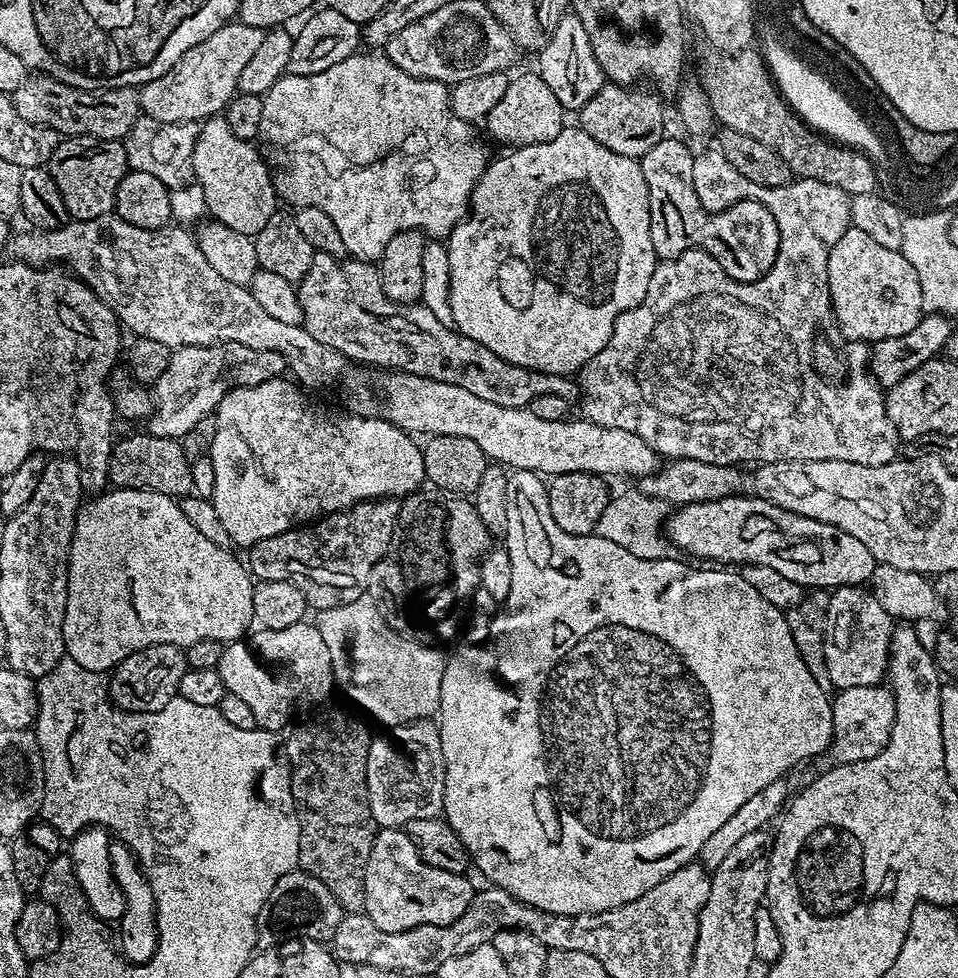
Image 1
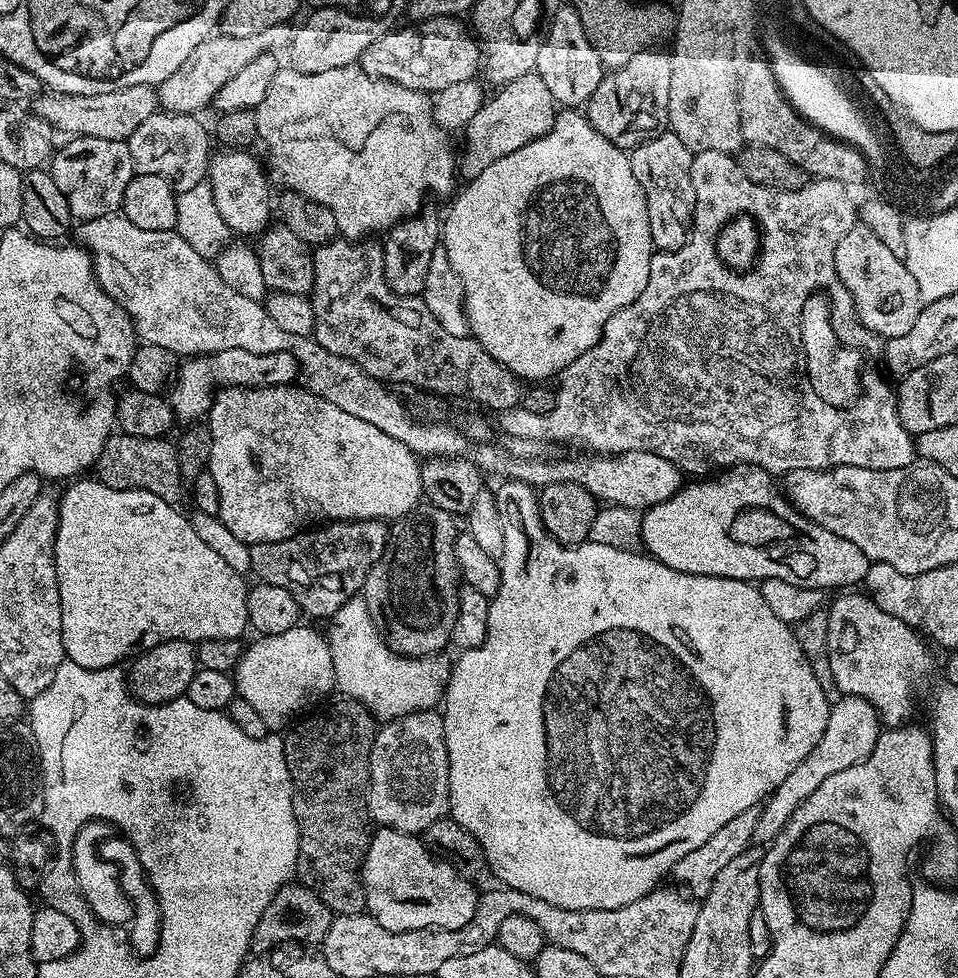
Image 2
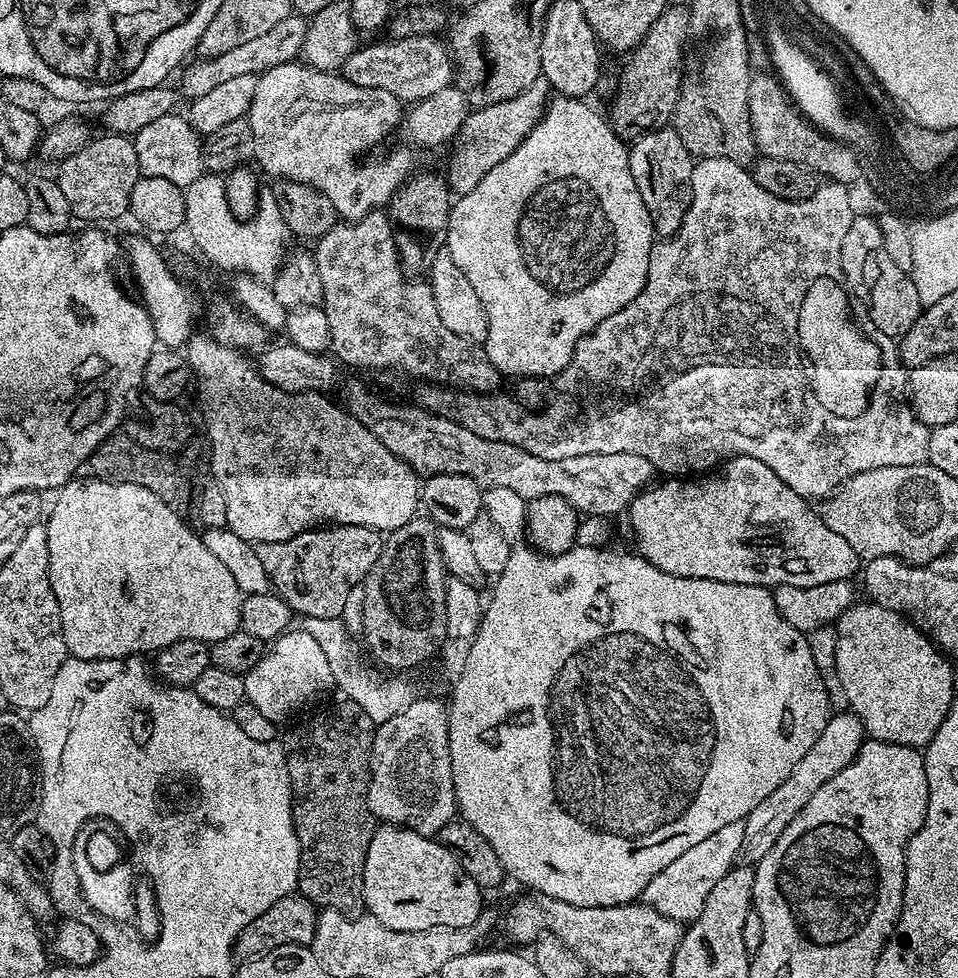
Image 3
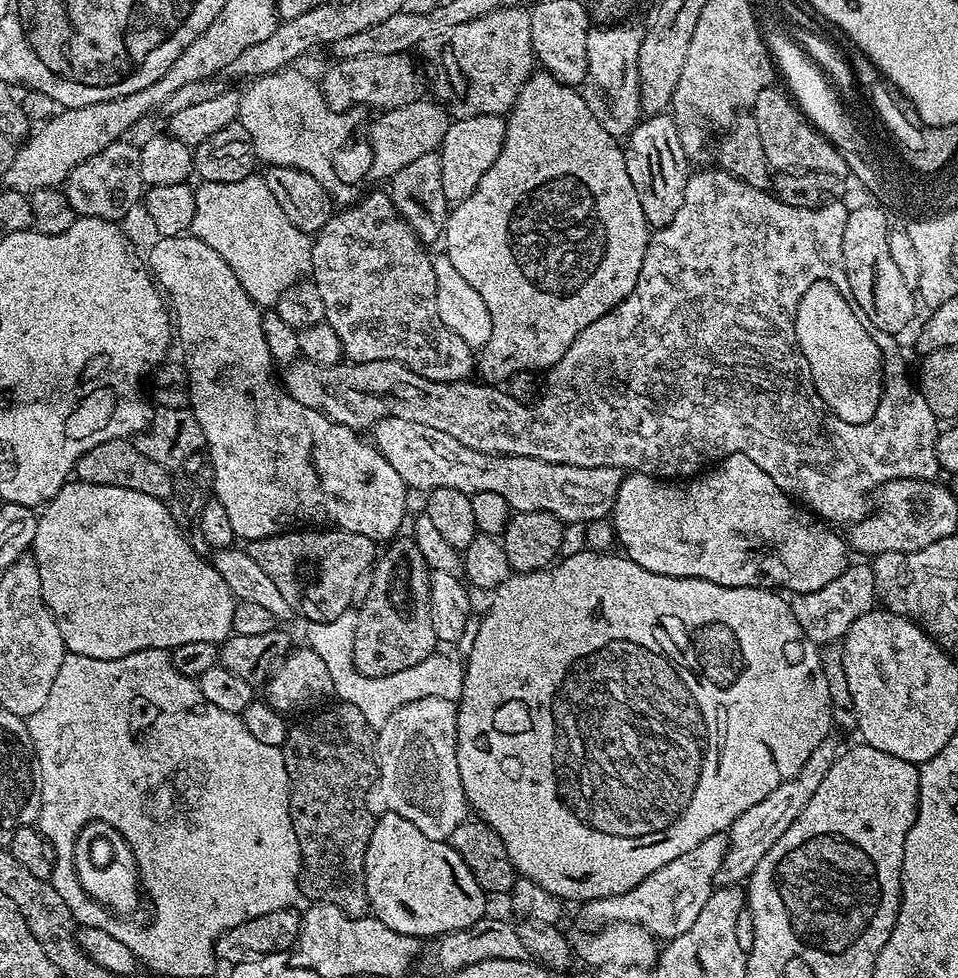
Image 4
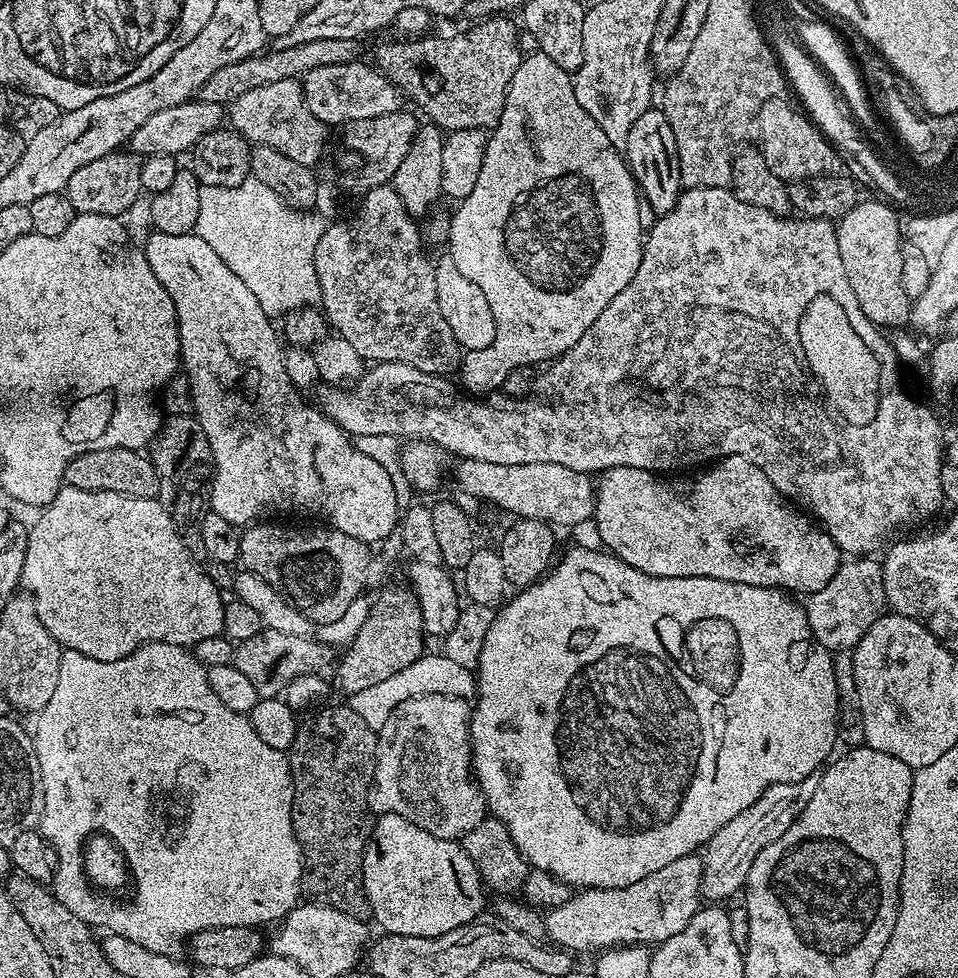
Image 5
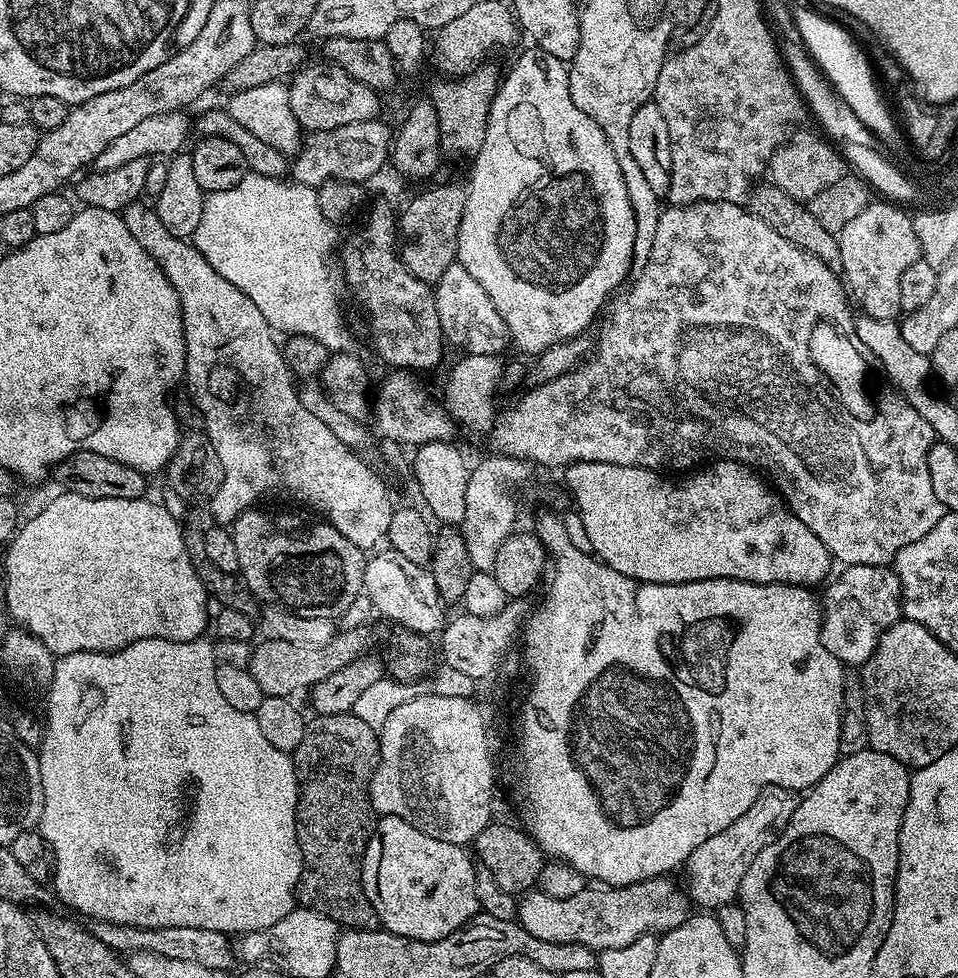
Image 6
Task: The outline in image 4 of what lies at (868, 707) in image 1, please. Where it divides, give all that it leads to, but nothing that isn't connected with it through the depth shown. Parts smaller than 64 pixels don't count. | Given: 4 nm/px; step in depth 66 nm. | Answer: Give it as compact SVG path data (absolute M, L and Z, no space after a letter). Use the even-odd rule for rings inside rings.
M832 738L823 740L818 750L808 755L806 766L802 766L802 770L798 770L794 778L779 784L773 792L766 794L766 798L762 798L762 802L750 806L750 810L746 810L746 814L742 814L732 824L726 833L728 849L716 875L717 885L736 886L747 881L758 866L758 862L766 858L766 850L770 850L770 846L774 846L774 842L778 842L778 838L782 838L782 834L790 830L790 822L794 822L794 818L798 818L798 814L806 810L810 798L814 798L814 790L818 790L822 778L826 778L826 770L830 770L830 766L836 760L838 747L836 748L834 740Z

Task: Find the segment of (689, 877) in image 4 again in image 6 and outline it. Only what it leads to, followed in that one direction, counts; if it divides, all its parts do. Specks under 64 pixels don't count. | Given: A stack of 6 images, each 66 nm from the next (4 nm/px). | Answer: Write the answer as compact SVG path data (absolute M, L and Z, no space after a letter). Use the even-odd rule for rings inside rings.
M651 876L649 880L627 884L624 888L585 886L582 894L574 894L574 898L550 898L550 894L539 890L525 892L516 905L515 919L527 932L534 934L534 938L542 938L542 942L578 942L599 954L618 946L628 946L639 936L666 933L687 920L689 915L690 897L687 891L681 885L679 888L668 876Z

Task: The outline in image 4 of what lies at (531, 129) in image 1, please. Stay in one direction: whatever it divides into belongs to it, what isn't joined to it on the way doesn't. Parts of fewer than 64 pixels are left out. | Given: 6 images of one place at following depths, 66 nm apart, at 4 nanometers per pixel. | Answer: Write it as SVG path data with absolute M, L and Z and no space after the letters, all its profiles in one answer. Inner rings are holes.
M500 114L463 116L449 123L438 149L442 162L442 190L449 203L460 203L473 193L482 175L497 161L506 132L507 121Z

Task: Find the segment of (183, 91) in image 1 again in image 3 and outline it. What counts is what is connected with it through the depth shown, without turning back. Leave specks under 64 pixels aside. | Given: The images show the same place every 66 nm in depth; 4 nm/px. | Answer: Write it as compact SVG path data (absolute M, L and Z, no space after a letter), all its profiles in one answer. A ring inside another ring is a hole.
M290 15L282 22L278 22L278 26L266 30L266 34L261 34L259 38L253 38L251 42L242 42L242 46L238 46L226 54L197 59L197 64L189 63L183 69L183 72L185 71L185 94L188 95L188 98L195 98L214 90L214 86L218 86L218 82L226 82L226 78L256 76L261 72L265 72L266 69L273 68L279 64L293 63L301 55L308 23L309 21L303 15Z

